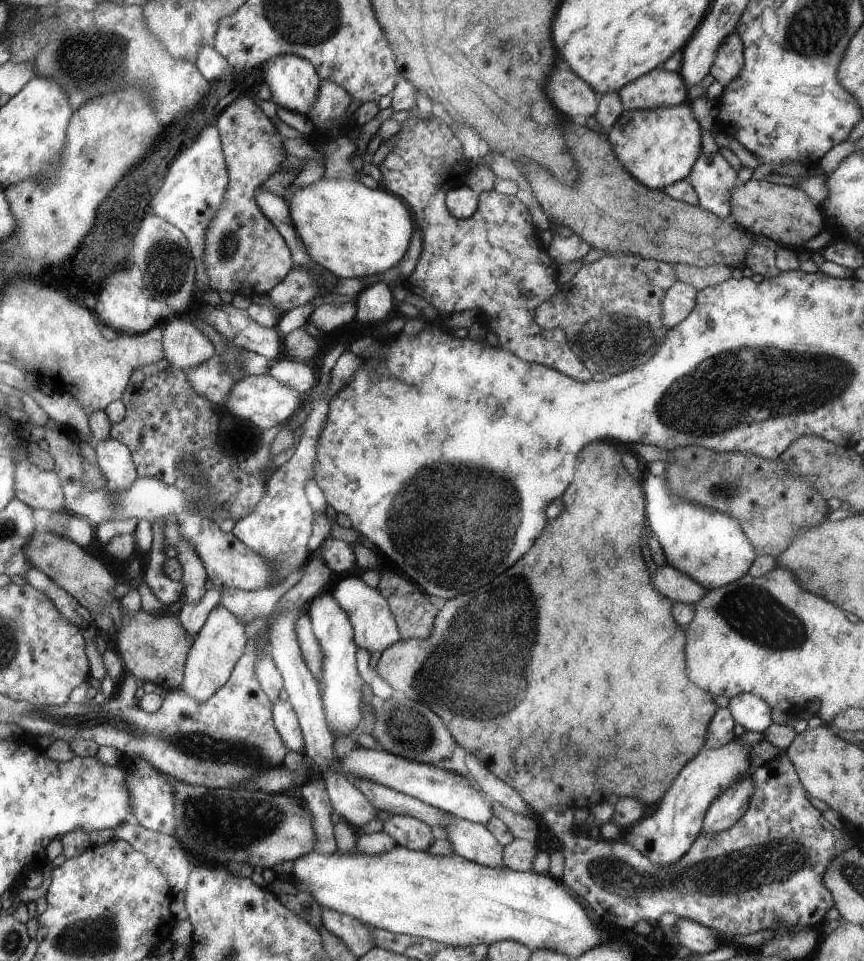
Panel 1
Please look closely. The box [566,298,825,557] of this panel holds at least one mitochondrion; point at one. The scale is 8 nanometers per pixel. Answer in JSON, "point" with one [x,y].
{"point":[729,487]}

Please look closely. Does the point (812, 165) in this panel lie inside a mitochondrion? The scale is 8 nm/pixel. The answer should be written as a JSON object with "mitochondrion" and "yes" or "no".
{"mitochondrion":"no"}

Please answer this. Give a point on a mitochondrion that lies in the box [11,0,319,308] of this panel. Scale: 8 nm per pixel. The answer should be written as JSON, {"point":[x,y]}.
{"point":[73,53]}

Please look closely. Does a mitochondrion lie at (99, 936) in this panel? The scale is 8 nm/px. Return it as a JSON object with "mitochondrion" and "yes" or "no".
{"mitochondrion":"yes"}

